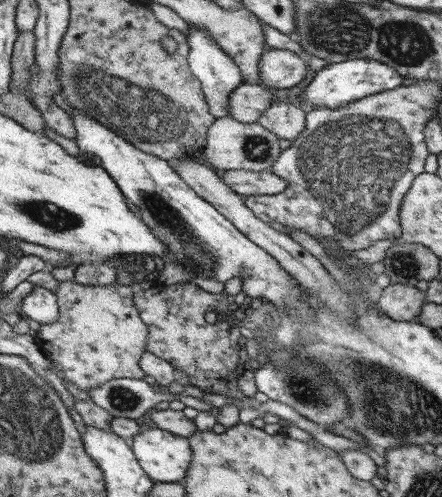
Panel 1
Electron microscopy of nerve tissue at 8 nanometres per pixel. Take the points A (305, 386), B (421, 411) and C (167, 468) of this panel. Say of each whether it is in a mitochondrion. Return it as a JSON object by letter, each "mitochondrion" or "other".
{"A":"mitochondrion","B":"mitochondrion","C":"other"}

